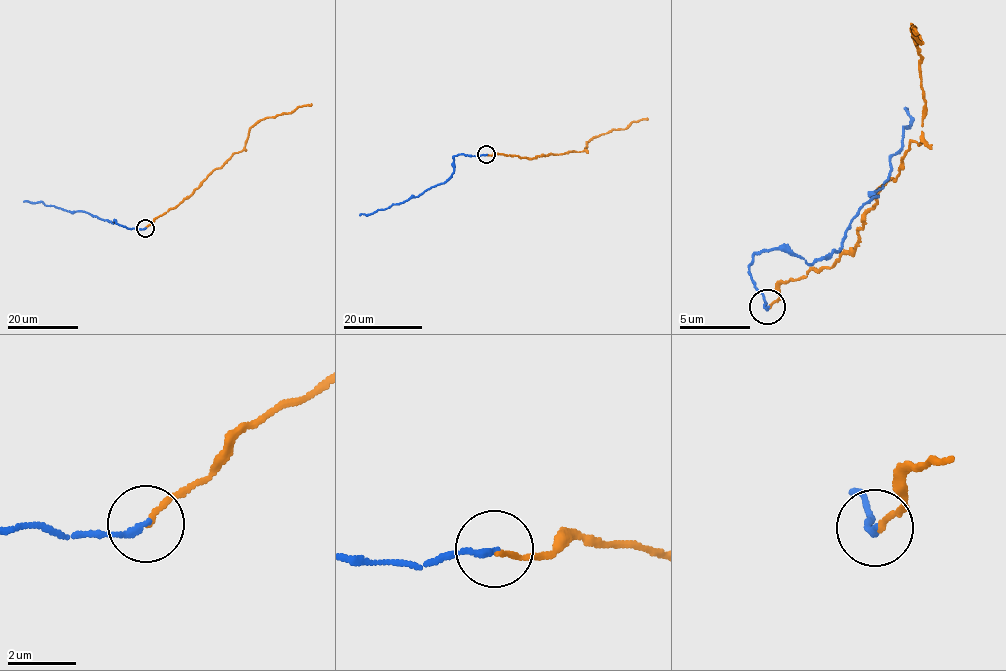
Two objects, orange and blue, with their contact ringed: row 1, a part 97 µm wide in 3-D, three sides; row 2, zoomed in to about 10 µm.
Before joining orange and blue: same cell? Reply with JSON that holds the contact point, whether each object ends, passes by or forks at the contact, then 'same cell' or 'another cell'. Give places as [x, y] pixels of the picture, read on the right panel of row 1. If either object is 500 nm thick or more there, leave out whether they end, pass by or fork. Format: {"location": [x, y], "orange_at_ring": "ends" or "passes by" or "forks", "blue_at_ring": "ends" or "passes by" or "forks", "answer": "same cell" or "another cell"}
{"location": [767, 307], "orange_at_ring": "ends", "blue_at_ring": "ends", "answer": "same cell"}

